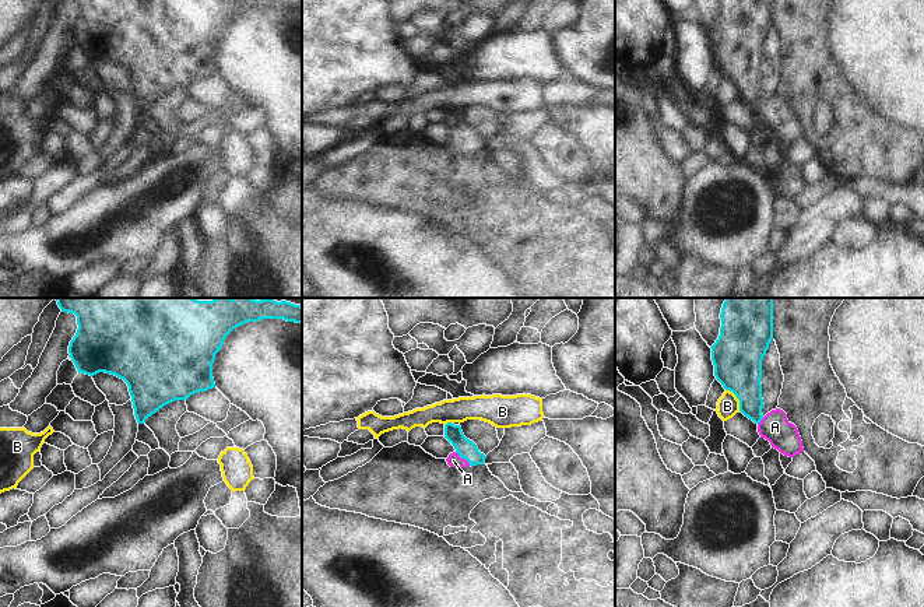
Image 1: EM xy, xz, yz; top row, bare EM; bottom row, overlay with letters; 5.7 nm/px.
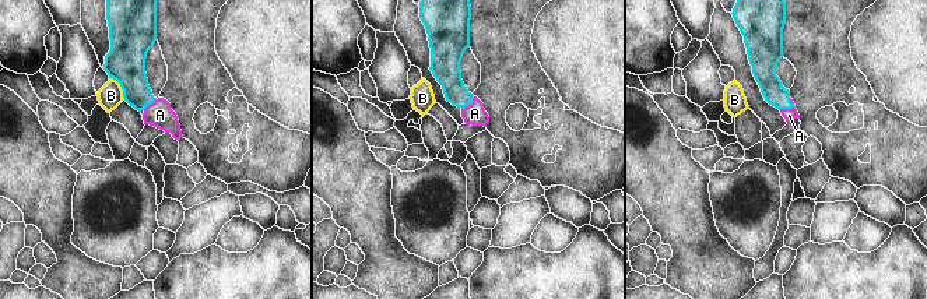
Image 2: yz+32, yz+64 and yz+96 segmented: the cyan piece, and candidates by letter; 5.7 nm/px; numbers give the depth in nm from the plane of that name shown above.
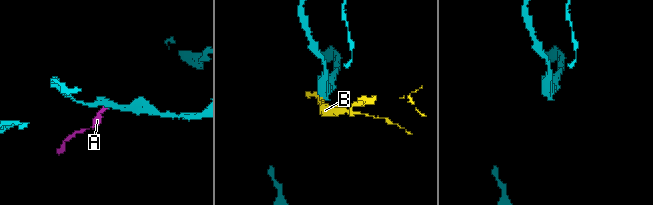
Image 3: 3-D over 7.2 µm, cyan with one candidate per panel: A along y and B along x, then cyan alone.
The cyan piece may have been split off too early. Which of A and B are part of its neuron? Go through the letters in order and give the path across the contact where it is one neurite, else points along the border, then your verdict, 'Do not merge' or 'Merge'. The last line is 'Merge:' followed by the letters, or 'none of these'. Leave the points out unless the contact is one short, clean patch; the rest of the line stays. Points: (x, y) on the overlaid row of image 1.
A: Path across: xz (467, 449), (463, 458), (453, 460). Merge
B: Boundary: yz (726, 389), (735, 396), (740, 410). Do not merge
Merge: A.

